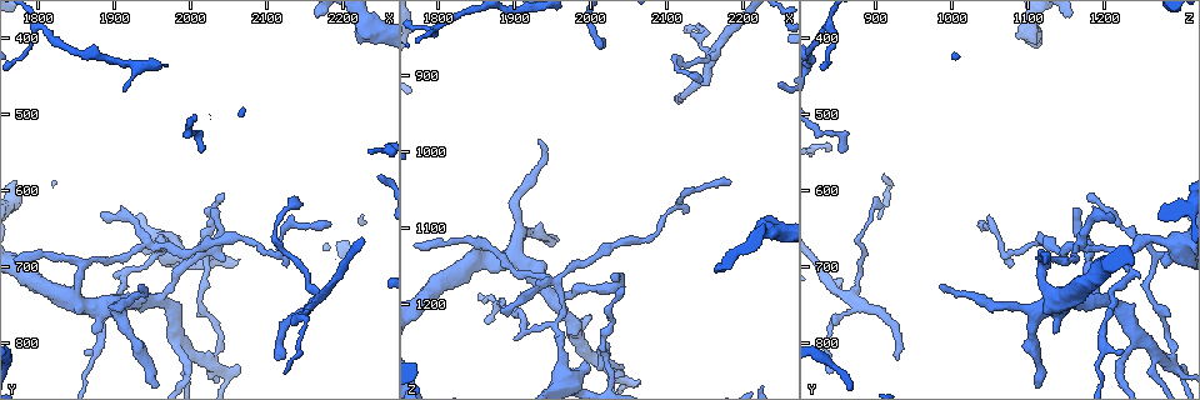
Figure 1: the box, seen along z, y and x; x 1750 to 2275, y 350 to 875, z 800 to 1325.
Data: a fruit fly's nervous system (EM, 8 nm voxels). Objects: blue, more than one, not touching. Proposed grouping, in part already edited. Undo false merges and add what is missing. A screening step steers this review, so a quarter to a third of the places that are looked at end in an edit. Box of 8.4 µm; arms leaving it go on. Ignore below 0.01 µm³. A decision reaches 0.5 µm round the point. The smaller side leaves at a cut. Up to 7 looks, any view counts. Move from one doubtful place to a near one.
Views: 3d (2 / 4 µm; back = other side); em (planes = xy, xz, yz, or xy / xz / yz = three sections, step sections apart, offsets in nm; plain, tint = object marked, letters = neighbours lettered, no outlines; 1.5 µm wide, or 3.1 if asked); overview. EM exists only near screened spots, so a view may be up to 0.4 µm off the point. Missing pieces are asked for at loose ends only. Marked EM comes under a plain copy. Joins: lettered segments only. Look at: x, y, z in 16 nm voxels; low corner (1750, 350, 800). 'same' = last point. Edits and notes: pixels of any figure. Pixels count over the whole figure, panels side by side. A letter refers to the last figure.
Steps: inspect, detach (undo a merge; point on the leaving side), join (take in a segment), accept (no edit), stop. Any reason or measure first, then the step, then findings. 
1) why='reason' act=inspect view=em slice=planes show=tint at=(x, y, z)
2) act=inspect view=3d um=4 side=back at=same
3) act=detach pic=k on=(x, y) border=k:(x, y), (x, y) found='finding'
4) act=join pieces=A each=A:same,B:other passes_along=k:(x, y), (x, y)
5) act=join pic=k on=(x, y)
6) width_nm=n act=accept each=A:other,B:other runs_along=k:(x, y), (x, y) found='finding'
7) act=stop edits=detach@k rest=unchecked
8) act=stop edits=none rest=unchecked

act=inspect view=em slice=xz step=4 show=letters at=(2110, 820, 930)

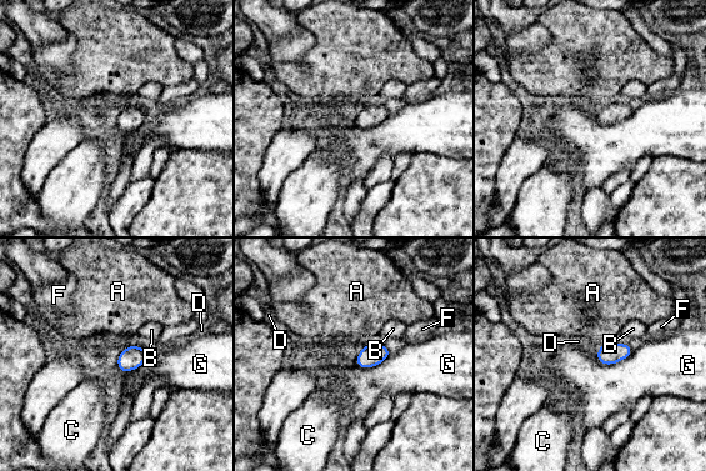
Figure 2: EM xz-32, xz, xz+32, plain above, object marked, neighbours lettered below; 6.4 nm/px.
why='cut it another way' act=inspect view=em slice=planes show=letters at=same

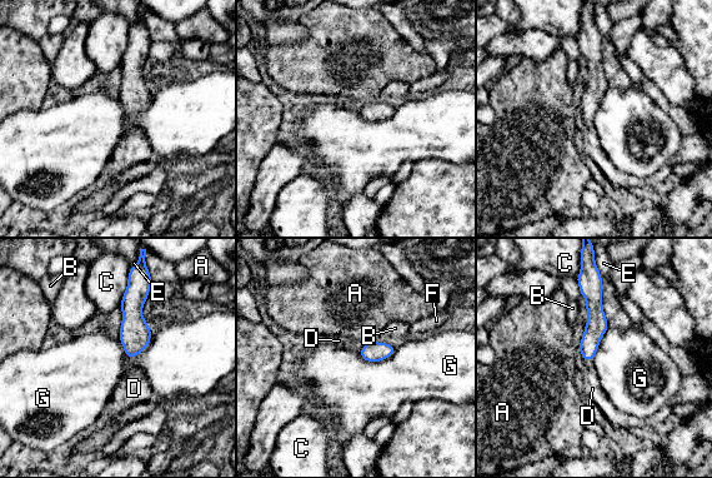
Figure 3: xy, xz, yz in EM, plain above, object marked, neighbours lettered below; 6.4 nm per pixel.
longest_contact=G:240nm act=join pieces=D each=A:other,B:other,C:other,D:same,E:other,F:other,G:other found='the neuron continues'

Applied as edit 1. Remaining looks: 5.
why='a fork' act=inspect view=3d um=4 side=back at=(1860, 695, 1120)

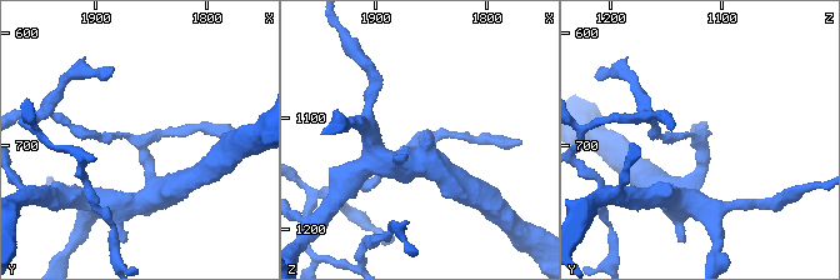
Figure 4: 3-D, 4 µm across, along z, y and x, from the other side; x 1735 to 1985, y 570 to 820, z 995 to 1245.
arms=3 why='need the tissue' act=inspect view=em slice=planes show=letters at=(1860, 696, 1122)

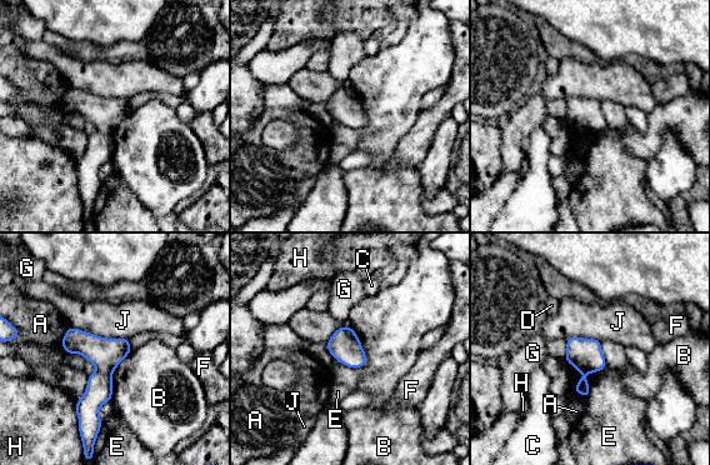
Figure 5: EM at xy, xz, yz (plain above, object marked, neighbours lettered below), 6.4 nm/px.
width_nm=200 act=detach pic=5 on=(105, 354) each=A:other,B:other,C:other,D:other,E:other,F:other,G:other,H:other,J:other found='two neurons meet here'

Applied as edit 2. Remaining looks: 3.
why='tapers out' act=inspect view=3d um=2 at=(2140, 625, 910)

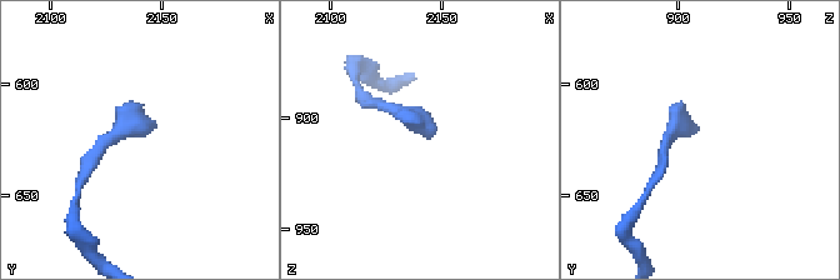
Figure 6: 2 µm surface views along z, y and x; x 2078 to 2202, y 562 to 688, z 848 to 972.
why='need the tissue' act=inspect view=em slice=planes show=letters at=(2142, 622, 910)

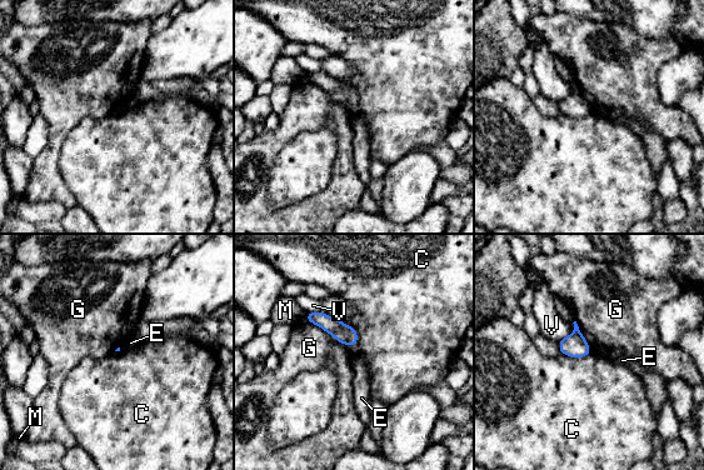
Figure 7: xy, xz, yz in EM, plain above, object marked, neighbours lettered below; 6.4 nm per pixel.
act=accept each=C:other,E:other,G:other,M:other,V:other found='none of them fits'

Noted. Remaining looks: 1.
act=stop edits=join@3,detach@5 rest=unchecked

